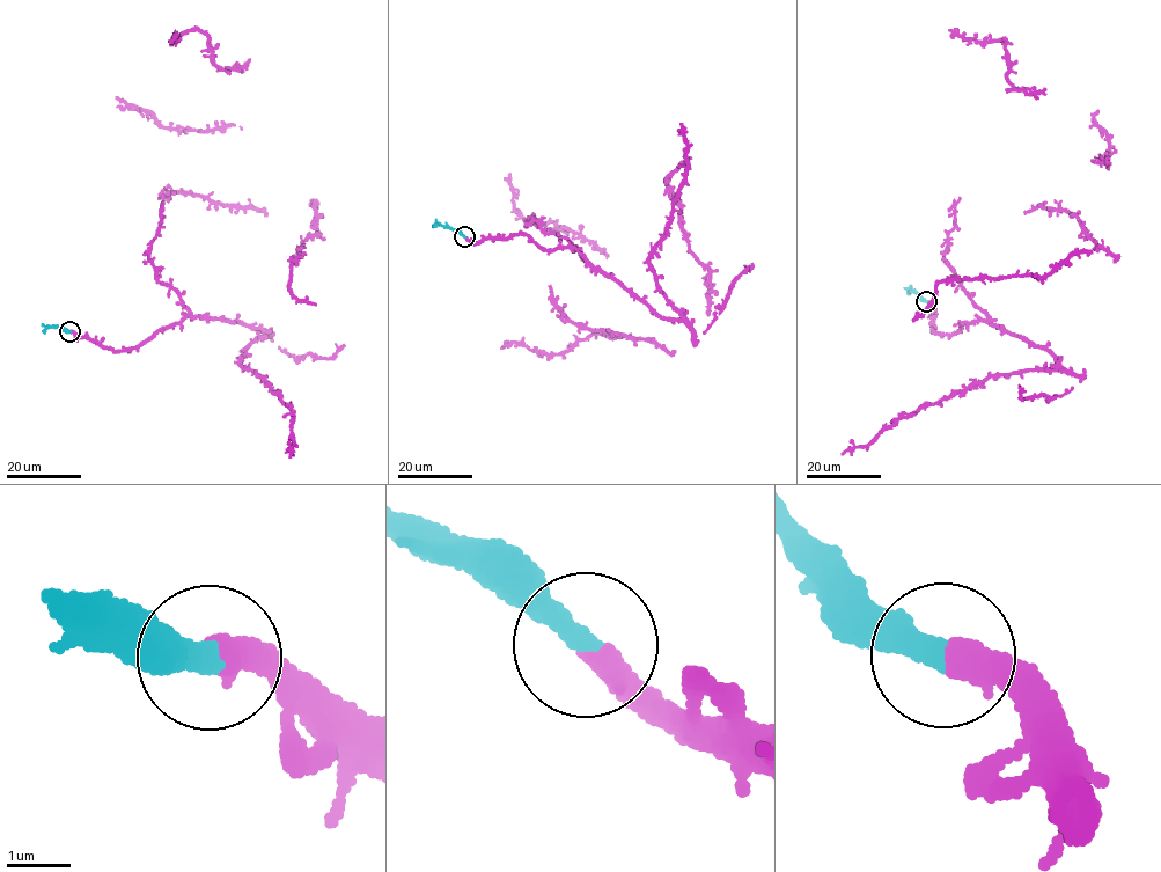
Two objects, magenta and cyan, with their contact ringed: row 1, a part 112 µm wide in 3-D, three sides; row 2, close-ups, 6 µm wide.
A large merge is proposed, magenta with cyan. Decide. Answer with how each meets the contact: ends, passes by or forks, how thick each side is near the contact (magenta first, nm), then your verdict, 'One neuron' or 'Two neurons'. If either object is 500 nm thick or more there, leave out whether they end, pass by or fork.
At the ring magenta ends. At the ring cyan ends. Thickness 460 nm (magenta) against 400 nm. One neuron

